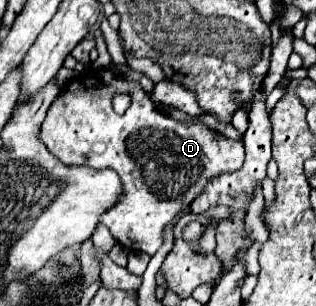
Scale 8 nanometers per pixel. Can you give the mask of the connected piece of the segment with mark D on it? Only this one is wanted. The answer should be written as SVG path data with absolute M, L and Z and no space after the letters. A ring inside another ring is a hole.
M92 68L62 88L60 96L56 96L42 122L42 142L64 164L88 164L92 168L112 168L118 172L124 184L124 200L120 200L120 204L108 210L100 220L110 230L110 234L120 240L122 246L128 246L130 250L142 250L148 256L154 256L162 246L164 226L188 204L192 204L192 200L204 190L208 178L220 172L234 172L244 164L242 140L230 140L222 134L216 136L216 132L206 124L184 124L170 118L168 114L158 112L136 80L124 78L122 74L108 68ZM118 92L132 94L132 104L124 114L116 114L112 108L112 98Z

